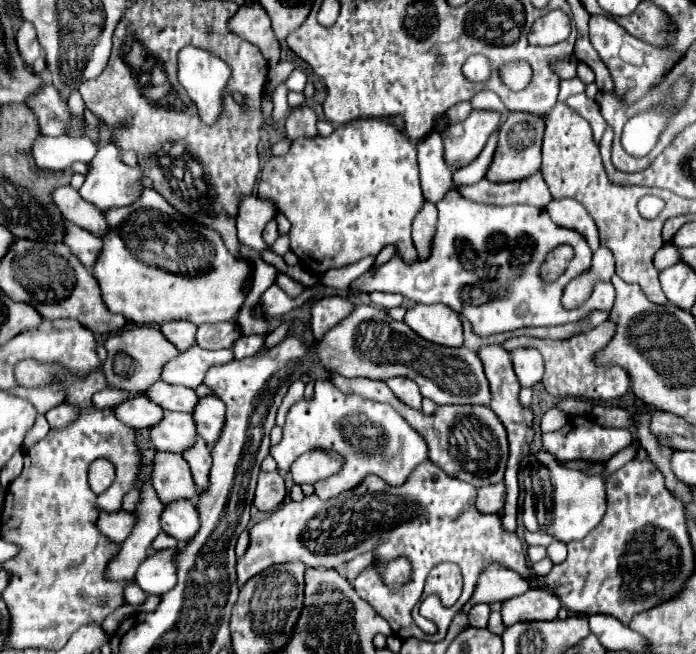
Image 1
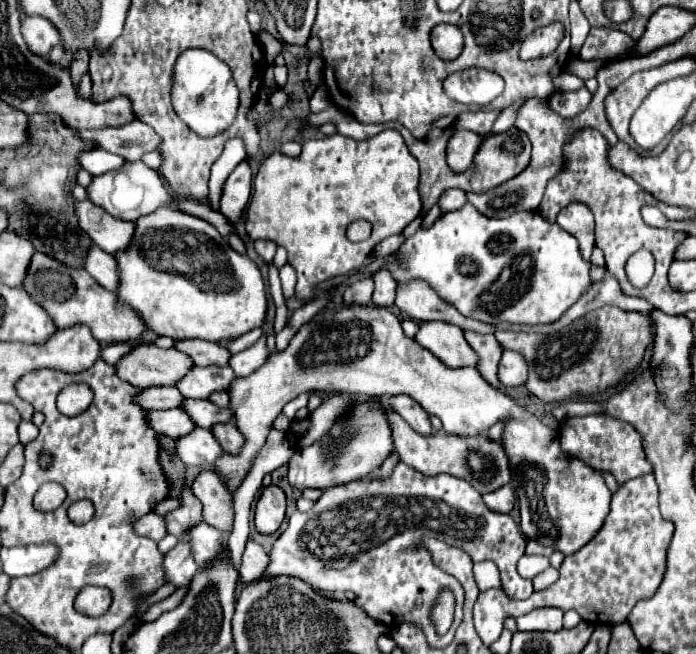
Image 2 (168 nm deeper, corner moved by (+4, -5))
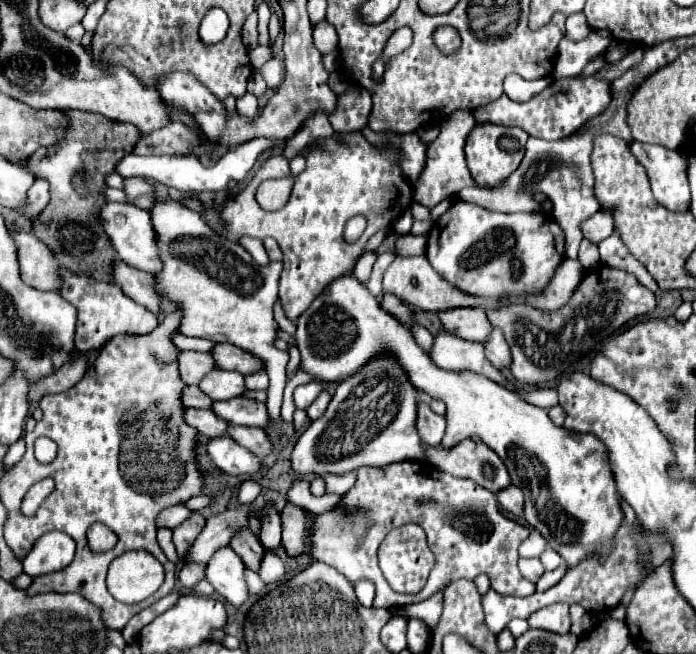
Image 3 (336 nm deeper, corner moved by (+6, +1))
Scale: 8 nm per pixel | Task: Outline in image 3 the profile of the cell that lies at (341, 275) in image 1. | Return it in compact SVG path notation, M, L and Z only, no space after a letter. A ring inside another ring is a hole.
M404 210L404 212L400 214L400 218L394 222L394 230L400 232L400 234L408 234L410 228L412 228L412 224L414 224L412 212L410 212L410 210Z

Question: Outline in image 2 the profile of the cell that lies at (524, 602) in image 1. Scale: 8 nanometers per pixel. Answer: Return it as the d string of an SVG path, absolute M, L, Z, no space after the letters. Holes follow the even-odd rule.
M536 608L520 618L516 618L518 630L550 630L556 632L562 628L562 610L558 608Z

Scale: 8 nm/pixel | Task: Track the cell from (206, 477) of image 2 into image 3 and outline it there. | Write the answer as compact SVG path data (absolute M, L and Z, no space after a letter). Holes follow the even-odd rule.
M246 528L246 530L242 530L234 536L232 550L242 558L246 568L250 568L252 572L260 572L260 562L264 558L264 548L262 548L262 544L258 542L256 534L250 528Z

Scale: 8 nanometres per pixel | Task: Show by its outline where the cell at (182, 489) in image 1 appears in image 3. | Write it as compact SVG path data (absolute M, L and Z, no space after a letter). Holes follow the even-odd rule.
M194 512L186 522L182 522L180 526L174 528L174 546L176 546L176 552L182 560L182 554L186 554L186 550L190 550L190 542L194 542L194 538L198 536L198 530L202 530L204 526L204 516L198 512Z

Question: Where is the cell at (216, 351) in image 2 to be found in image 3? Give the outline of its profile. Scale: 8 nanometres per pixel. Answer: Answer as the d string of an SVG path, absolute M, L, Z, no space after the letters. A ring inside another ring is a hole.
M226 342L224 344L216 344L216 348L212 350L212 356L214 356L218 368L234 370L234 372L240 372L244 376L262 368L262 360L260 358L240 350L238 346L230 346Z

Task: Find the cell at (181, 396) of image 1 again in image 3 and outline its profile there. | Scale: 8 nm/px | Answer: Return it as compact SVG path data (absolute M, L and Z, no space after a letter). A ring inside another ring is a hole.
M232 398L228 402L214 402L212 410L230 424L266 428L270 424L270 414L264 402L252 398Z

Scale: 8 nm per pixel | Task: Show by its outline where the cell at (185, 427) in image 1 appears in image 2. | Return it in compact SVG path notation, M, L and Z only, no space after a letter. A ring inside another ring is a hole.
M194 428L188 432L188 436L176 438L176 454L186 466L198 466L208 468L216 458L220 458L224 452L220 444L214 440L212 432L206 428Z

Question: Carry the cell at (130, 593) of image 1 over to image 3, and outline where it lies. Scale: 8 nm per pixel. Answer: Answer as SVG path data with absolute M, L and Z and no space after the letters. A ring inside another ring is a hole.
M190 564L180 570L180 582L184 588L194 588L204 578L206 578L206 564L202 564L202 566Z

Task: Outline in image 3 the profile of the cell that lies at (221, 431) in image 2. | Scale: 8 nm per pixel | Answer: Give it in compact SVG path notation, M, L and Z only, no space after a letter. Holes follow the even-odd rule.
M230 426L228 428L228 436L234 438L240 446L248 448L250 452L258 454L258 458L266 458L268 454L272 454L274 444L268 438L268 434L260 428L246 428L246 426Z

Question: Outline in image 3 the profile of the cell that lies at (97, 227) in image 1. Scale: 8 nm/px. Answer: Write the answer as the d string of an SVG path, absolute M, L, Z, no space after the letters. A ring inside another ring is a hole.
M108 202L102 208L100 216L102 216L102 226L104 226L112 246L120 254L122 262L126 262L128 266L134 266L138 270L150 272L150 274L162 272L162 258L160 258L160 250L156 244L156 234L154 234L154 226L152 226L152 218L150 218L148 210L142 210L142 208L136 208L130 204Z

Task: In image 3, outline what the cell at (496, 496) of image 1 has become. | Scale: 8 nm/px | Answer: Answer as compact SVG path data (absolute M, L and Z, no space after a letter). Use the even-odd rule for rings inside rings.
M508 486L508 488L504 488L502 492L498 492L498 504L506 510L506 512L510 512L510 514L514 514L514 516L520 516L522 514L522 510L524 510L524 494L522 494L522 490L518 490L516 486Z

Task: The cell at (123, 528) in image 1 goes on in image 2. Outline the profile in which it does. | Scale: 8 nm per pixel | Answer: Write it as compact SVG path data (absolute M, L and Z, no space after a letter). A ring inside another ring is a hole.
M148 512L146 516L142 516L140 520L136 520L134 524L134 532L152 540L162 540L166 536L166 522L164 516L158 516L154 512Z

